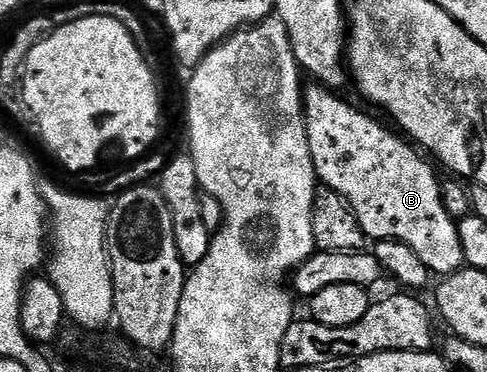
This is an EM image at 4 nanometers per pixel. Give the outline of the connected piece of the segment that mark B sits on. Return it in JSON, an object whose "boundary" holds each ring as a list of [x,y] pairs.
{"boundary":[[[321,85],[307,86],[302,97],[308,149],[319,184],[332,189],[344,199],[352,213],[356,213],[356,221],[360,221],[360,229],[364,229],[367,240],[391,239],[408,245],[408,249],[412,249],[412,253],[416,253],[416,257],[420,257],[420,261],[424,261],[424,265],[428,265],[431,273],[438,277],[461,271],[466,258],[460,245],[458,225],[448,209],[444,209],[442,183],[437,173],[430,168],[431,160],[417,146],[406,142],[393,130],[390,132],[381,127],[376,120],[340,98]]]}

